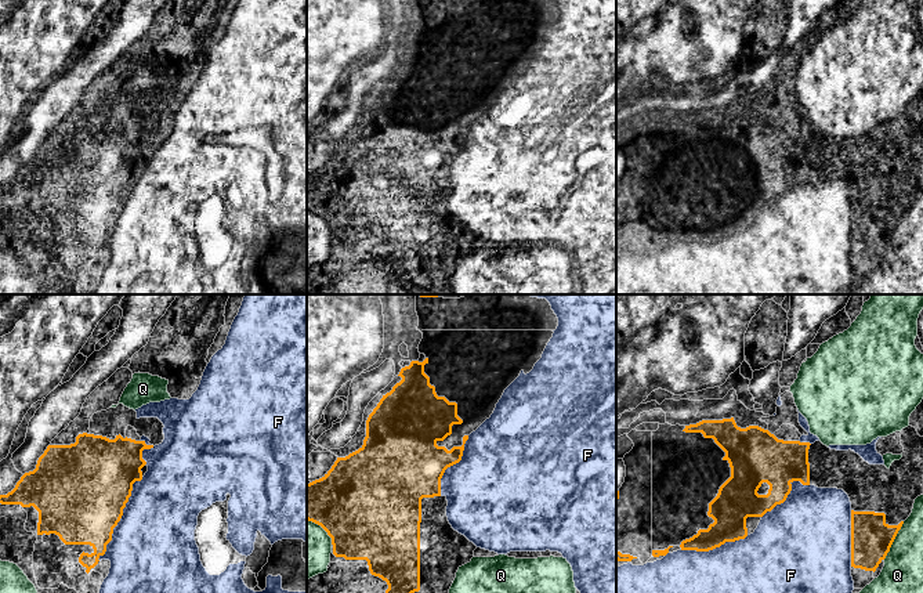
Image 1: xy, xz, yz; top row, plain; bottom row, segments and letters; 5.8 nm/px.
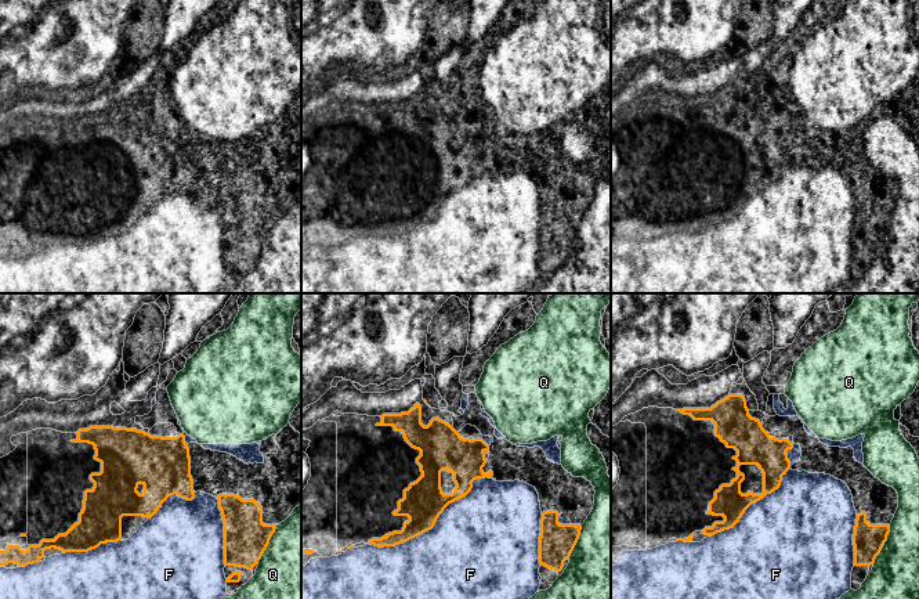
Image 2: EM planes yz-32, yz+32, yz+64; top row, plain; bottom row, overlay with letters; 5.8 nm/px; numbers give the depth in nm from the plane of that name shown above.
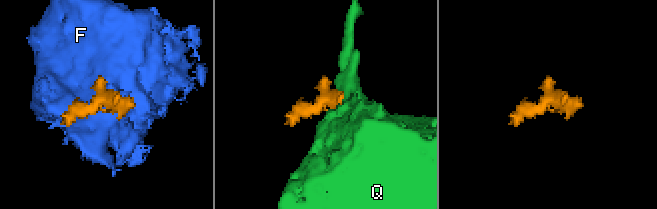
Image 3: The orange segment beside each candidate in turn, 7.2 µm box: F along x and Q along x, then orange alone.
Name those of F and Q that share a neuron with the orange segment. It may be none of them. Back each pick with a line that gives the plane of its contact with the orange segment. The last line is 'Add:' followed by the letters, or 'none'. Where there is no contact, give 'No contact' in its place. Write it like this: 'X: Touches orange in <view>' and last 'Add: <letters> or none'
Add: none

